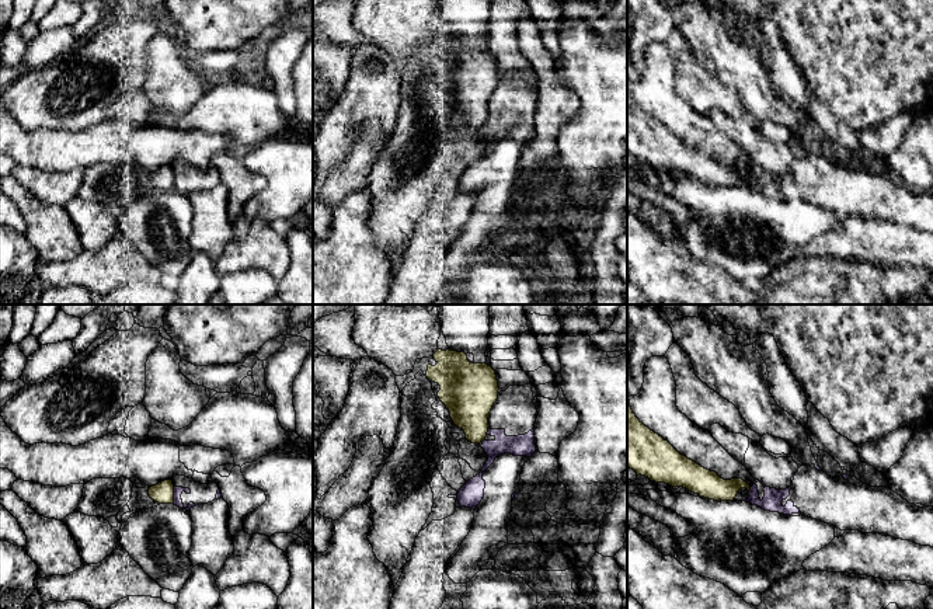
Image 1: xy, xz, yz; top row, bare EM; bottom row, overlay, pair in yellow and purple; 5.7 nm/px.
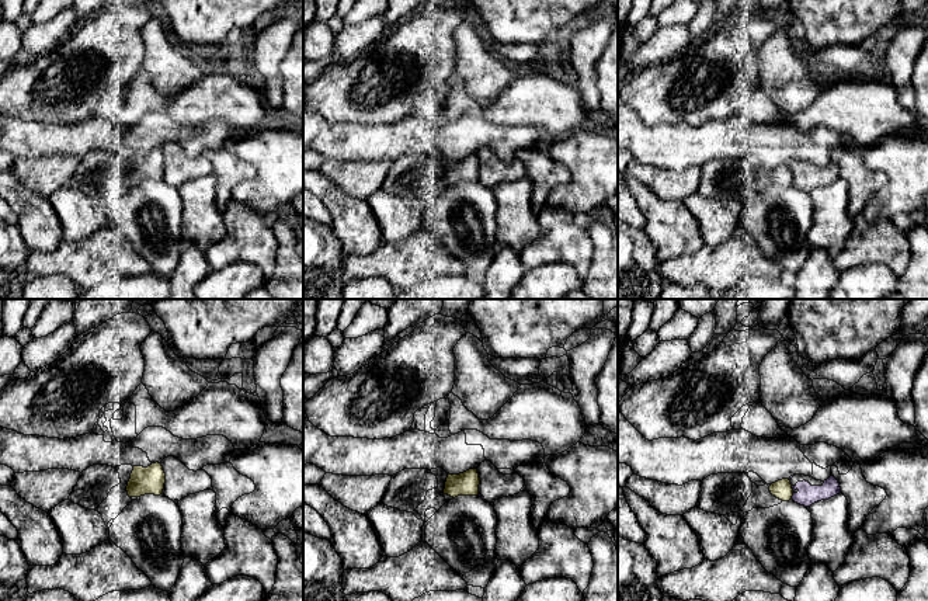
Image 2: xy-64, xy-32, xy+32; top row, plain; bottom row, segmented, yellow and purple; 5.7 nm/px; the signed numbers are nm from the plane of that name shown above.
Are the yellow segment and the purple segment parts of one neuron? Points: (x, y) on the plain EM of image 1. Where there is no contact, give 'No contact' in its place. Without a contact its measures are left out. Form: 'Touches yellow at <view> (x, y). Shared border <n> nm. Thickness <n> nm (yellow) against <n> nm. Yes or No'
Touches yellow at xy (173, 180). Shared border 110 nm. Thickness 130 nm (yellow) against 50 nm. No

